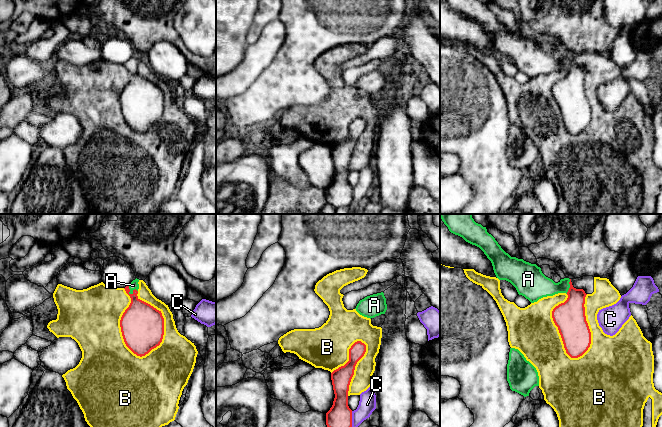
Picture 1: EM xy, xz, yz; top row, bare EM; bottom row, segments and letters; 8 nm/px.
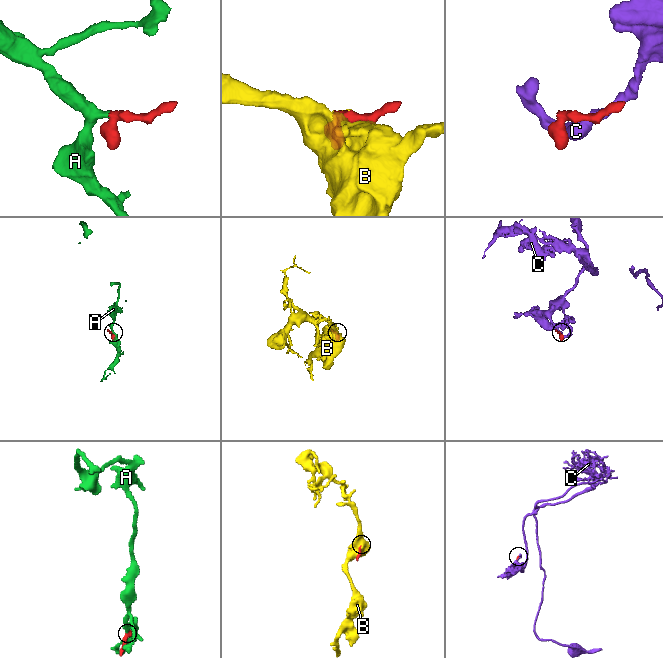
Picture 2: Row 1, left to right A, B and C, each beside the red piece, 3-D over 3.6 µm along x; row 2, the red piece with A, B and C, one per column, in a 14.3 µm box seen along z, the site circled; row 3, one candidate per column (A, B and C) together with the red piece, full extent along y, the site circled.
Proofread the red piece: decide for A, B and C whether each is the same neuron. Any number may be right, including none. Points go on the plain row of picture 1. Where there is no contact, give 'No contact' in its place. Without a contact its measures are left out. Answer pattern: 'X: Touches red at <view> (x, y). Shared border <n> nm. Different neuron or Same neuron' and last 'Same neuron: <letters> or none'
A: Touches red at xy (130, 70). Shared border 100 nm. Same neuron
B: Touches red at xy (120, 100). Shared border 600 nm. Different neuron
C: Touches red at xz (351, 196). Shared border 150 nm. Different neuron
Same neuron: A

